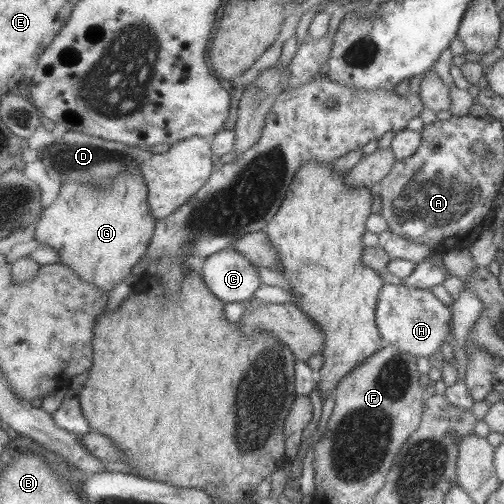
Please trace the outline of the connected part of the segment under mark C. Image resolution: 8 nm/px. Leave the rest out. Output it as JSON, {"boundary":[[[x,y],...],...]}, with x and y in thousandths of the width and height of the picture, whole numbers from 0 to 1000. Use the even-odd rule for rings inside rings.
{"boundary":[[[446,492],[409,508],[395,542],[403,563],[438,599],[480,599],[496,593],[518,562],[508,532],[472,500]]]}

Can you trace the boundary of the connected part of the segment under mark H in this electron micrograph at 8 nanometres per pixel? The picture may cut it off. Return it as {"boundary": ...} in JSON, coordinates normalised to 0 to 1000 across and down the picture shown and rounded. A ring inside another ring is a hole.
{"boundary":[[[792,560],[762,562],[752,577],[742,633],[758,675],[758,688],[780,685],[792,694],[817,702],[823,710],[849,708],[873,690],[881,675],[891,677],[883,667],[891,631],[891,613],[859,589],[853,573],[812,571]]]}

